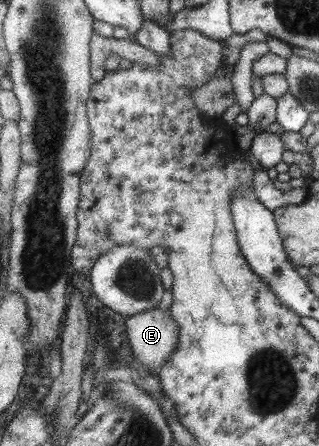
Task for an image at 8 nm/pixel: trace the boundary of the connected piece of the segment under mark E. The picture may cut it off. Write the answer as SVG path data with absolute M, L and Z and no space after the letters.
M154 306L125 319L125 332L132 355L150 371L162 366L179 341L179 327L170 318L168 311L162 312Z

